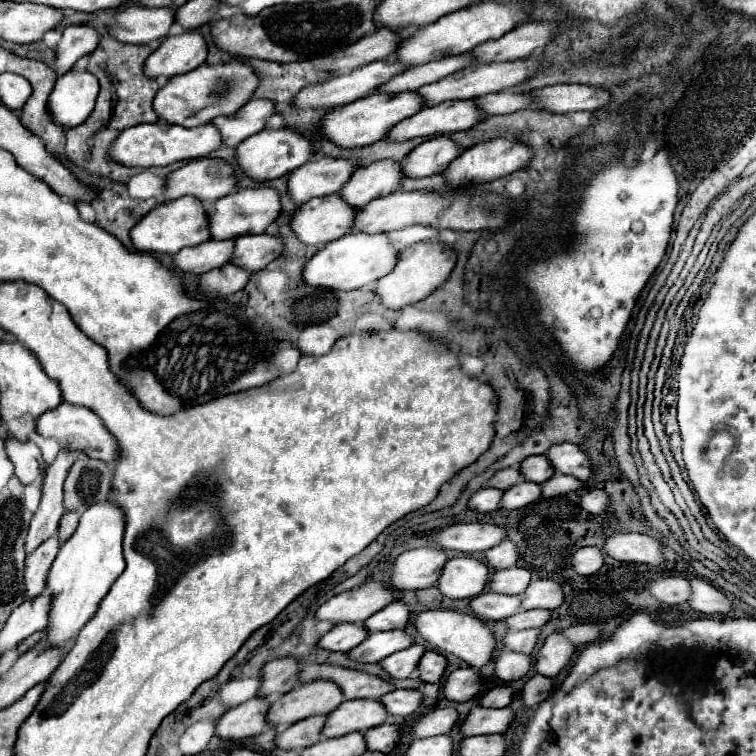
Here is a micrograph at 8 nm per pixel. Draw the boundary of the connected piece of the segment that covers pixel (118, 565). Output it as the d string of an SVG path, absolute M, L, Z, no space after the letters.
M106 499L104 503L94 503L88 507L74 535L60 547L58 557L48 573L48 589L52 595L52 611L48 623L48 635L44 645L64 647L96 613L98 603L108 593L114 579L124 571L122 557L122 537L126 529L124 509Z

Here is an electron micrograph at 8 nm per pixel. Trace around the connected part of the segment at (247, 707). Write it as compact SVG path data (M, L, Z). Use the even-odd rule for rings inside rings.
M256 695L242 705L228 709L216 725L216 735L222 739L244 739L262 733L266 729L268 707L270 701Z

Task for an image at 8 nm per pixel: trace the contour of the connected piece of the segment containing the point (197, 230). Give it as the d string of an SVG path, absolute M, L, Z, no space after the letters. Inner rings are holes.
M190 195L172 199L172 201L164 201L164 203L156 205L144 219L140 219L140 223L132 229L130 237L138 251L176 255L184 247L200 245L210 239L210 223L208 223L206 207L204 207L204 203L200 203L200 199L192 199Z

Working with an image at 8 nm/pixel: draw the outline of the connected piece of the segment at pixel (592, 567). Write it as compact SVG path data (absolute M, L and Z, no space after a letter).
M582 547L572 557L572 567L580 575L596 573L604 563L604 553L598 547Z

